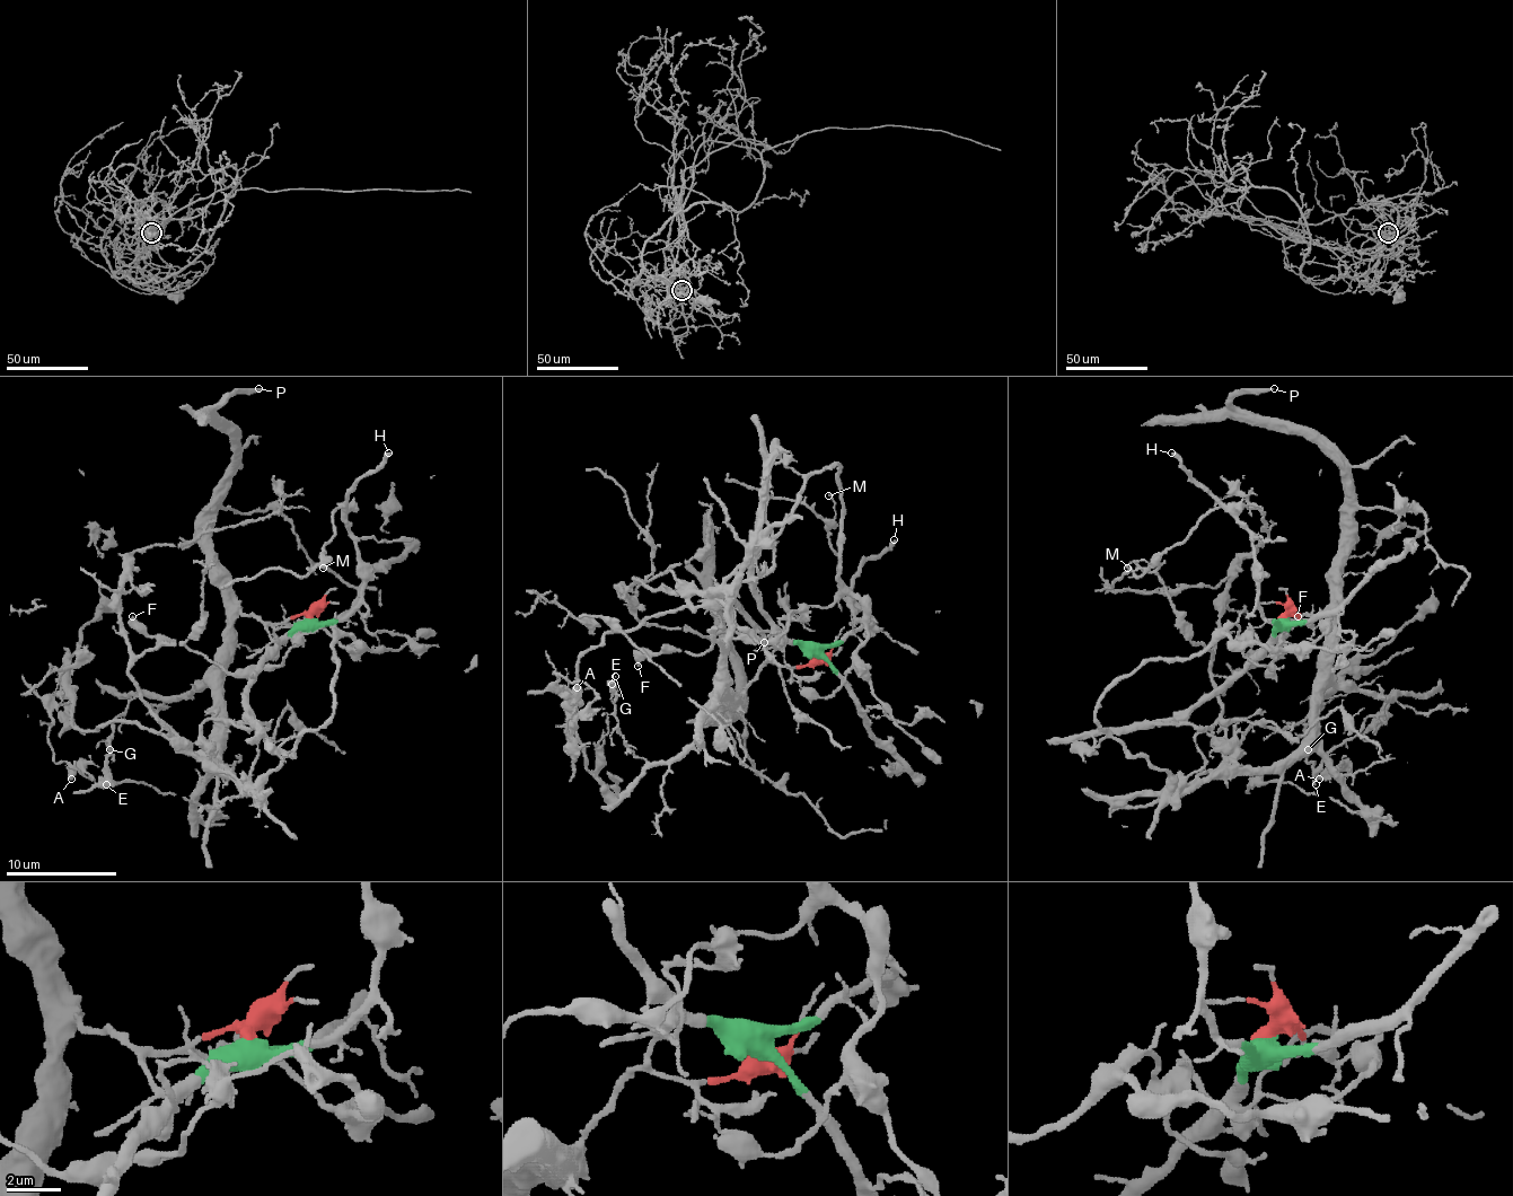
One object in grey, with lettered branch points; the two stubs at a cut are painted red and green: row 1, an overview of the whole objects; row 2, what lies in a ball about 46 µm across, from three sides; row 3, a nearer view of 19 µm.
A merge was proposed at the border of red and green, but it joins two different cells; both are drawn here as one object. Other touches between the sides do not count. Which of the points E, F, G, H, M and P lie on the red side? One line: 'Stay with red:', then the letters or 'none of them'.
Stay with red: E, G, P

